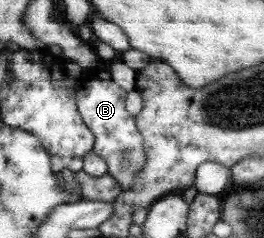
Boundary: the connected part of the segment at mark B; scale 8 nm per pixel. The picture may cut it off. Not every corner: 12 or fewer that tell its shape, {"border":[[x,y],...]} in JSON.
{"border":[[105,71],[77,86],[94,152],[124,191],[148,157],[128,91]]}

